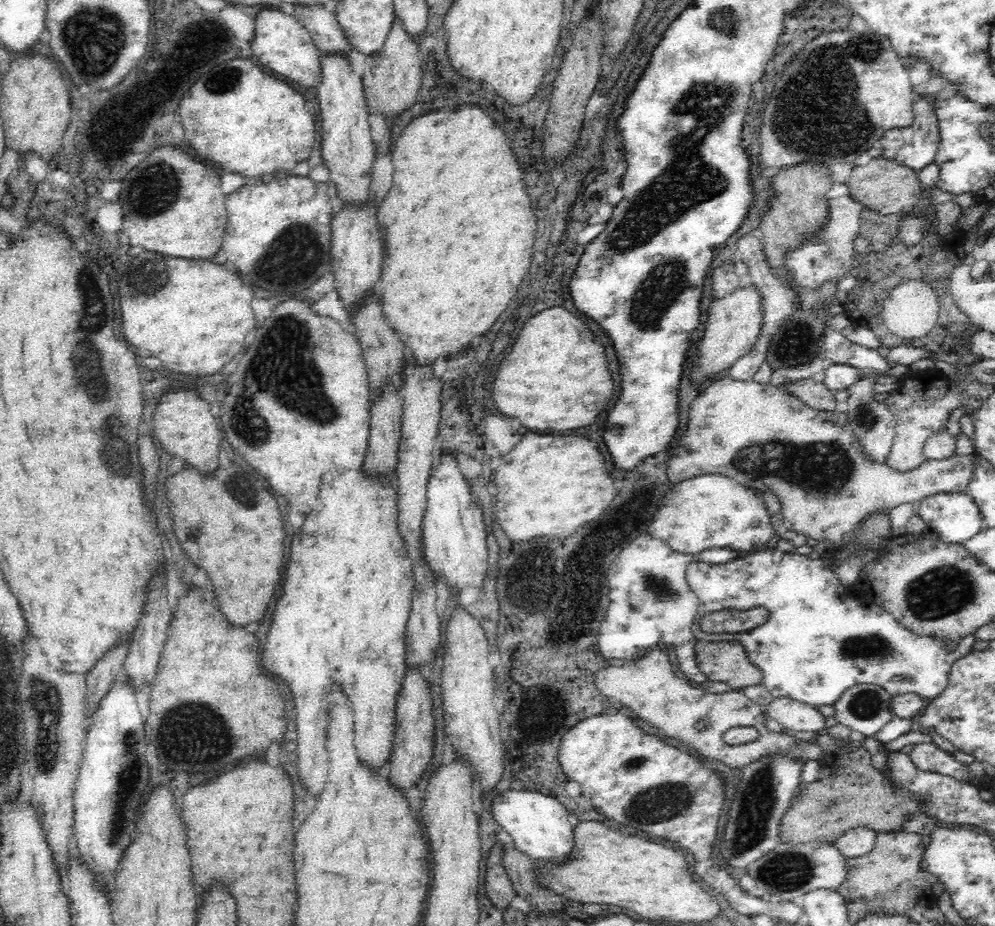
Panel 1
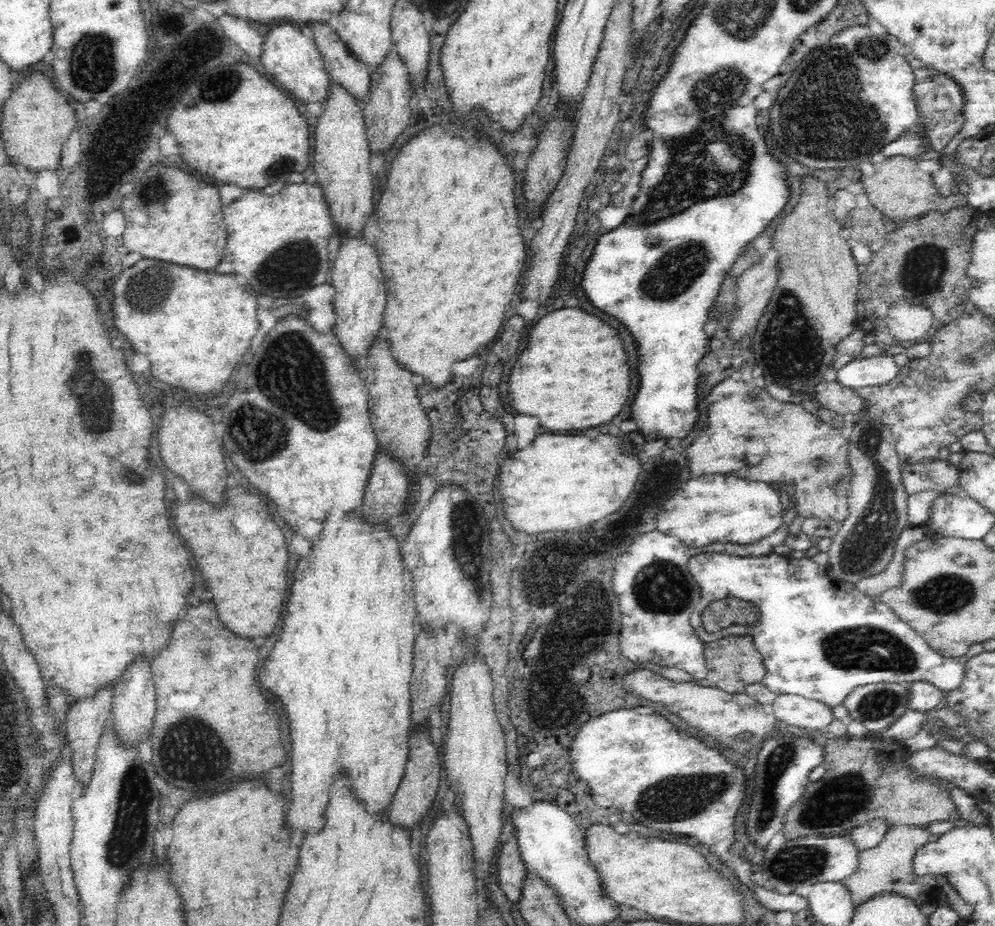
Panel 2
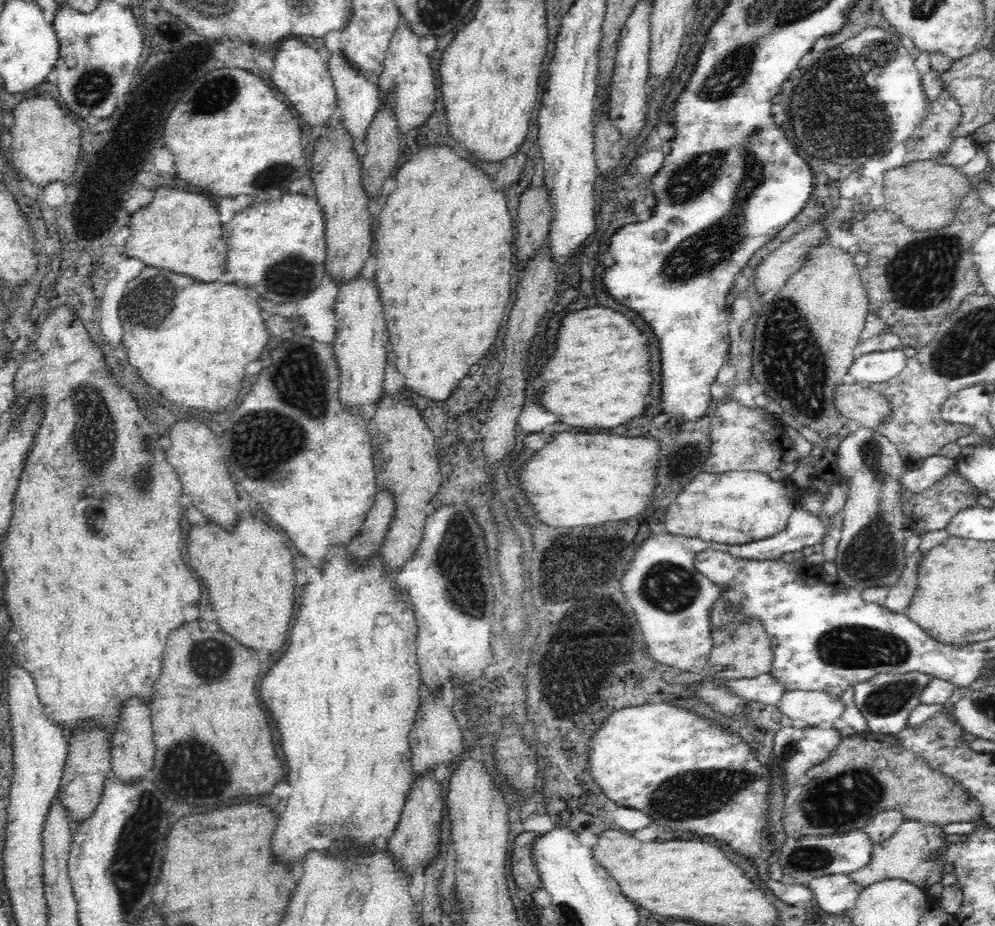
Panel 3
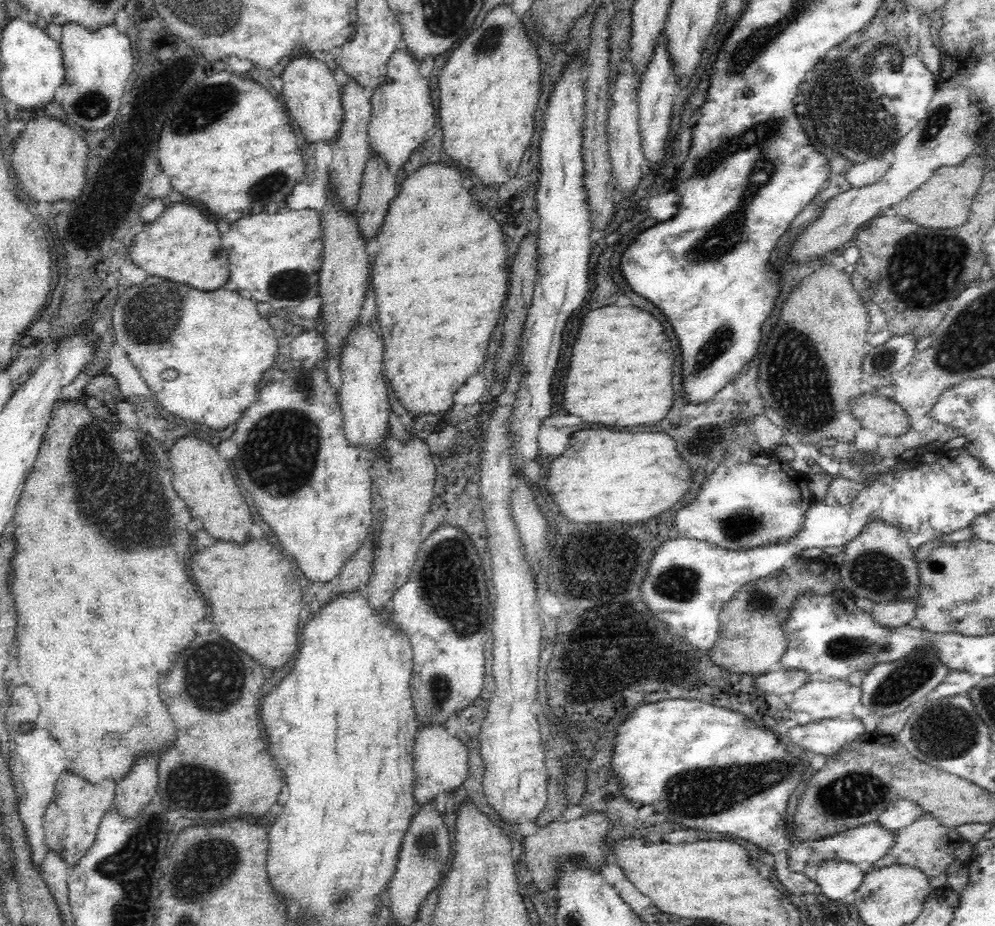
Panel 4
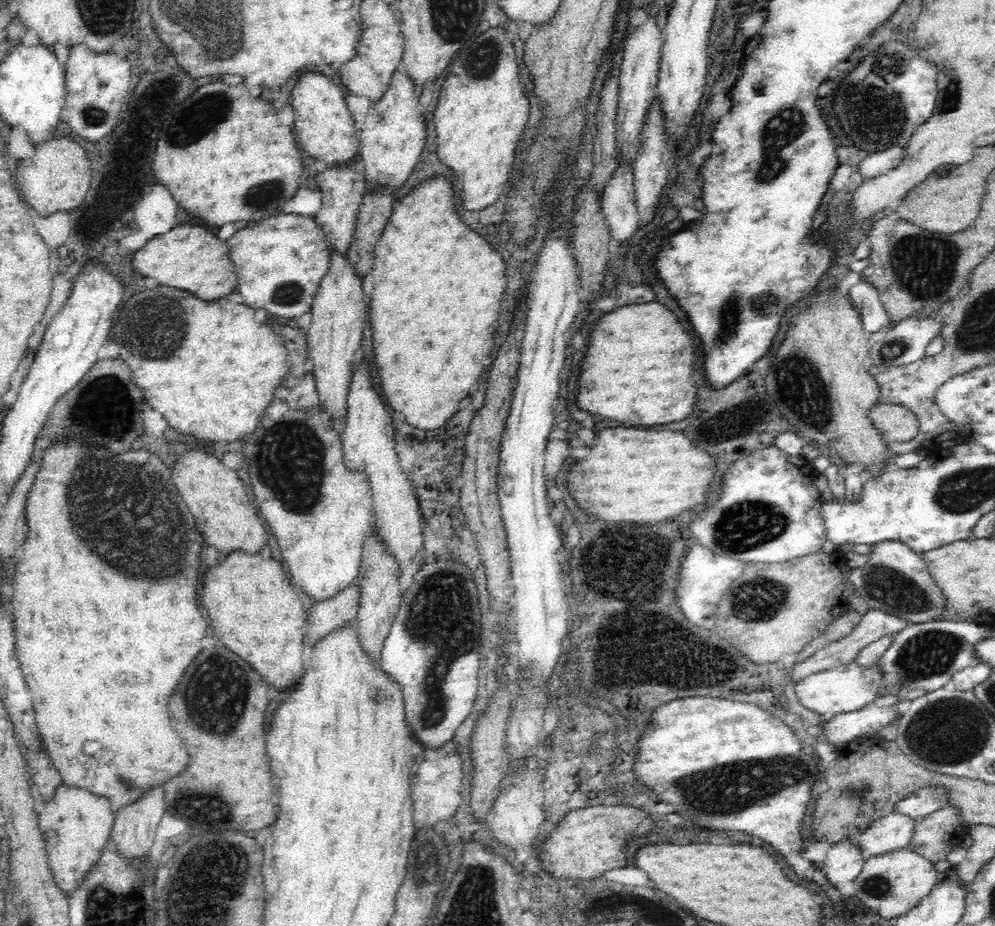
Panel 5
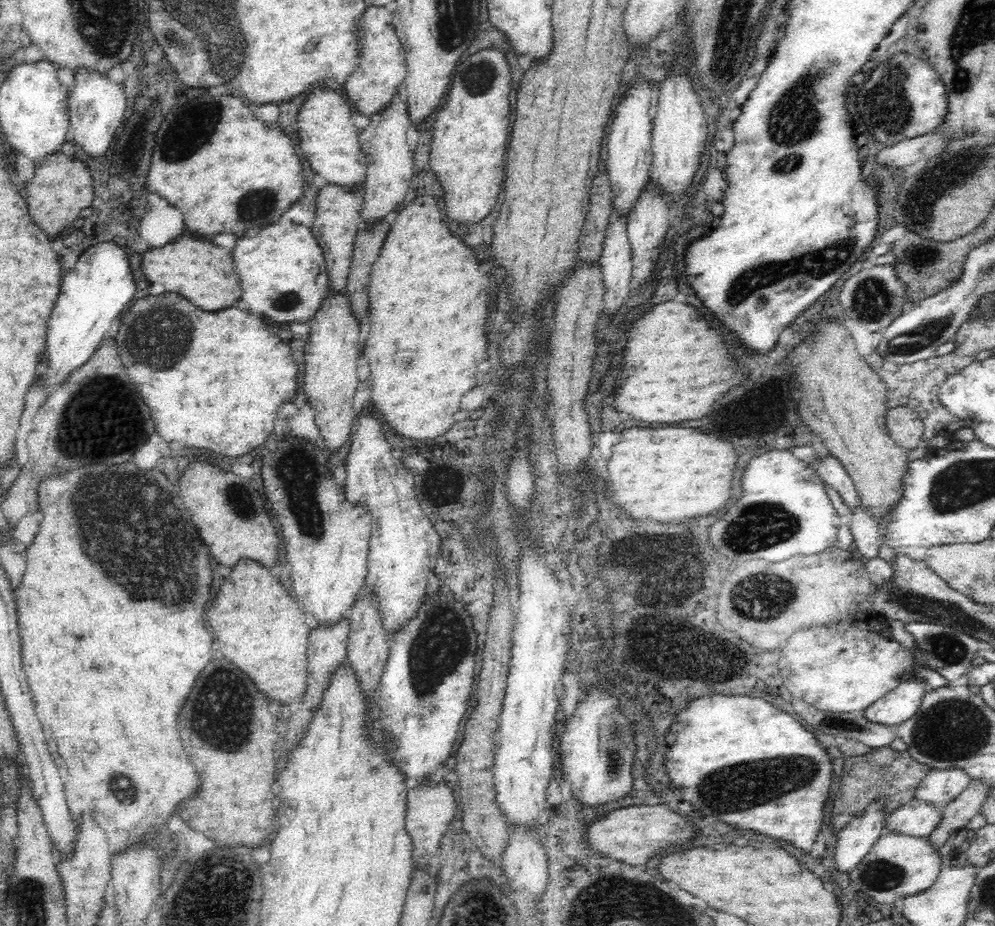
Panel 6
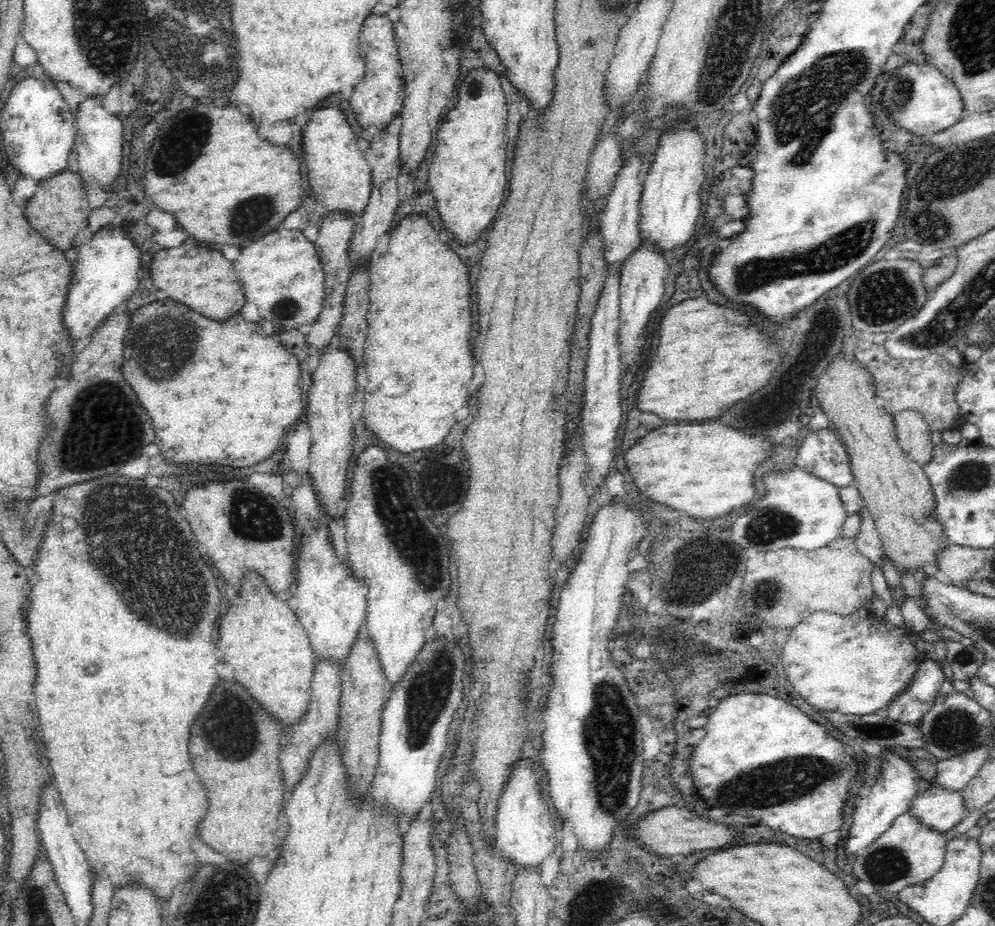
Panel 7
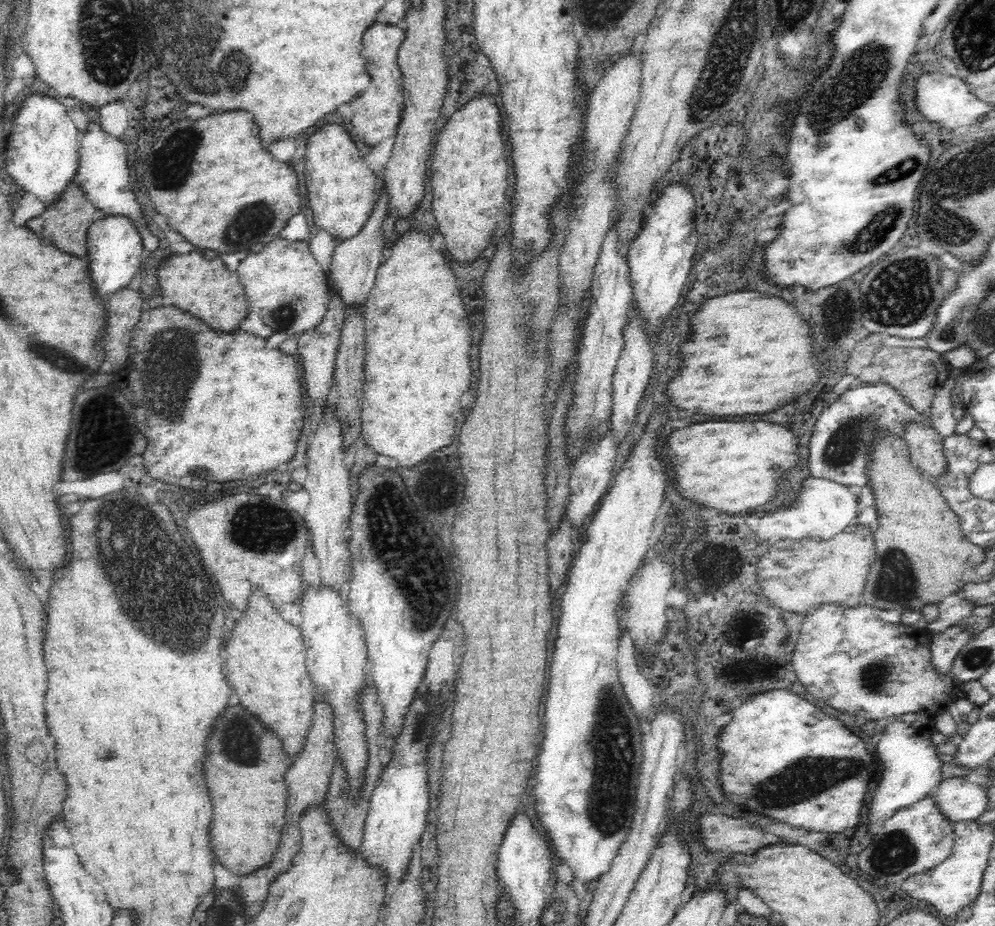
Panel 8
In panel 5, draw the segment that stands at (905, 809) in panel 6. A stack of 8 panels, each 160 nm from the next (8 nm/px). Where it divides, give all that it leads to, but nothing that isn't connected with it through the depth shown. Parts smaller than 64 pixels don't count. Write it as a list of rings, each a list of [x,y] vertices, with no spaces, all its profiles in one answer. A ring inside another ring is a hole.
[[[894,811],[872,822],[868,830],[852,839],[862,849],[868,850],[869,856],[880,854],[893,848],[910,845],[920,820],[918,817]]]

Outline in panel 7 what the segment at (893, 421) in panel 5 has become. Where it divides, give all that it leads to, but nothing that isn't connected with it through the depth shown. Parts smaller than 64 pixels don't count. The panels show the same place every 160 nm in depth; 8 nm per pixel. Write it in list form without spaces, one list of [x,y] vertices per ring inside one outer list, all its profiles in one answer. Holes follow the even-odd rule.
[[[903,410],[894,414],[897,438],[902,450],[919,465],[934,460],[934,444],[931,442],[930,425],[915,410]]]

